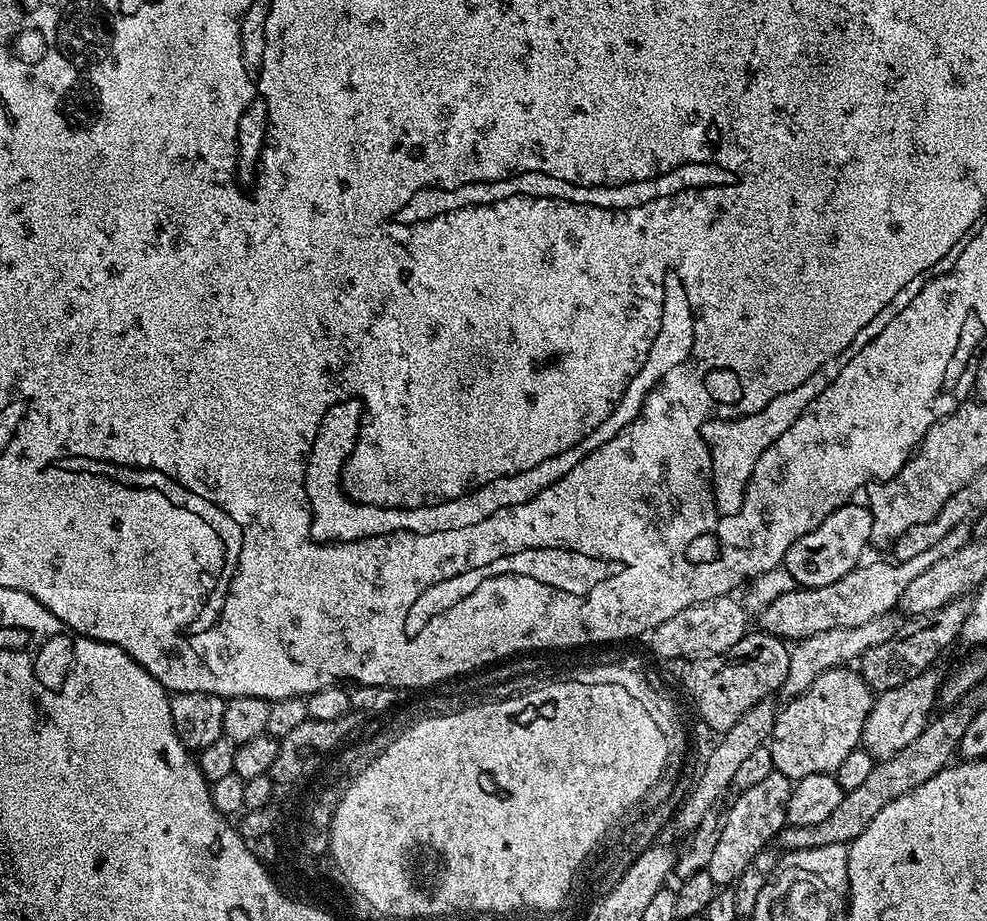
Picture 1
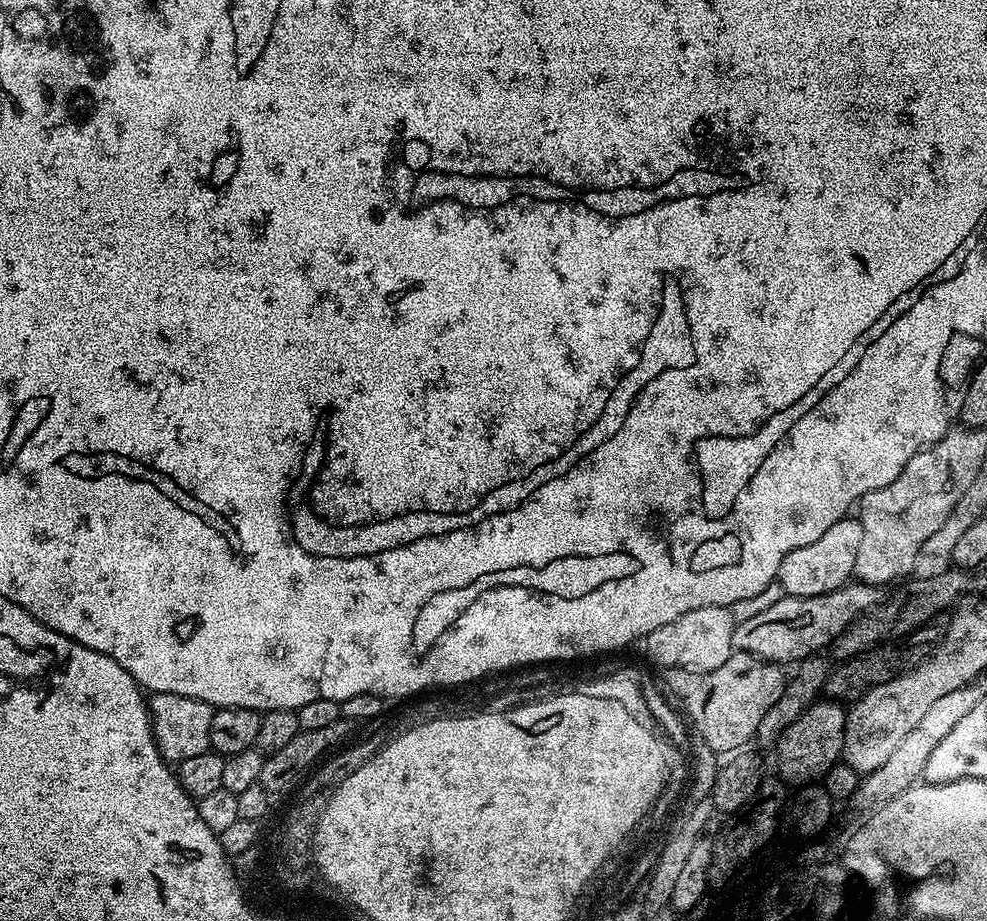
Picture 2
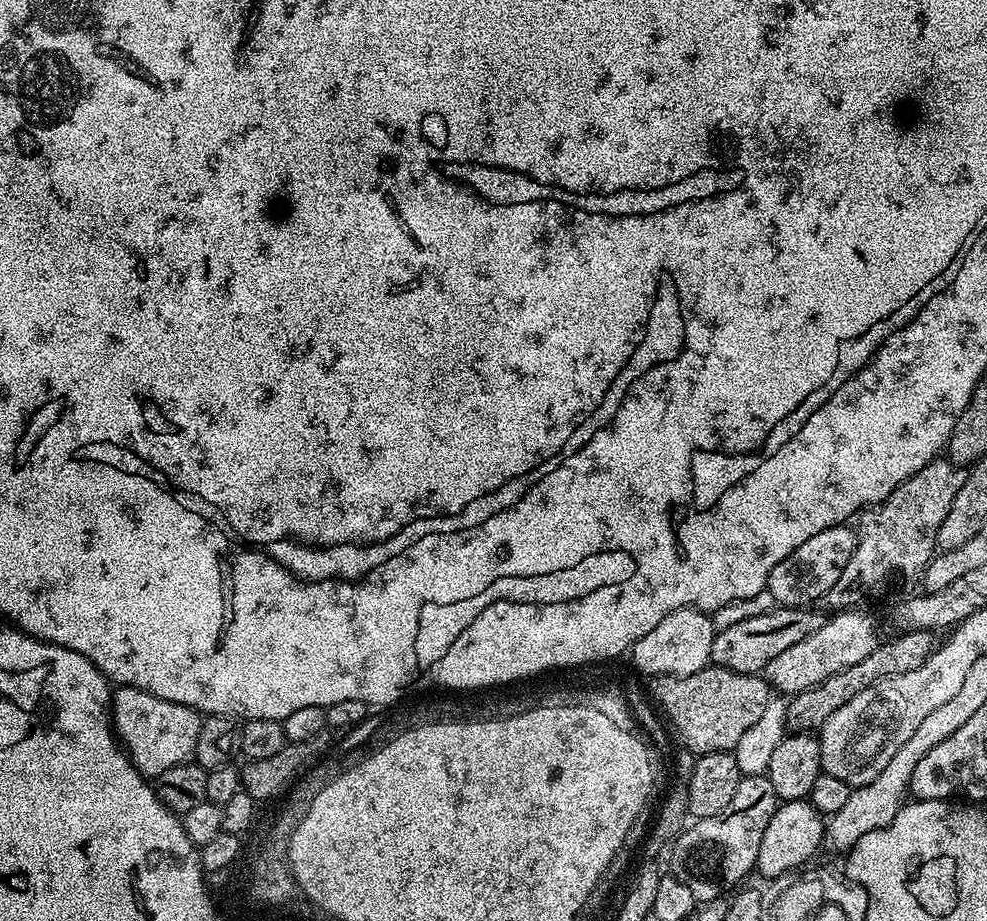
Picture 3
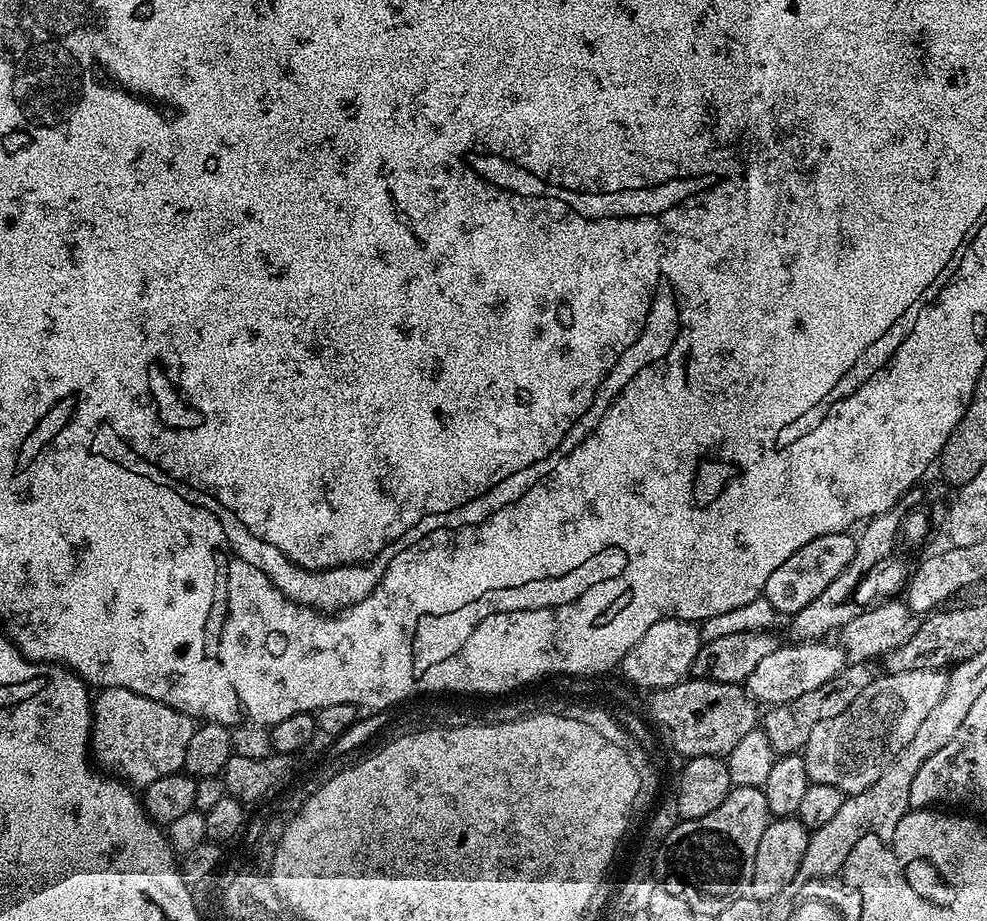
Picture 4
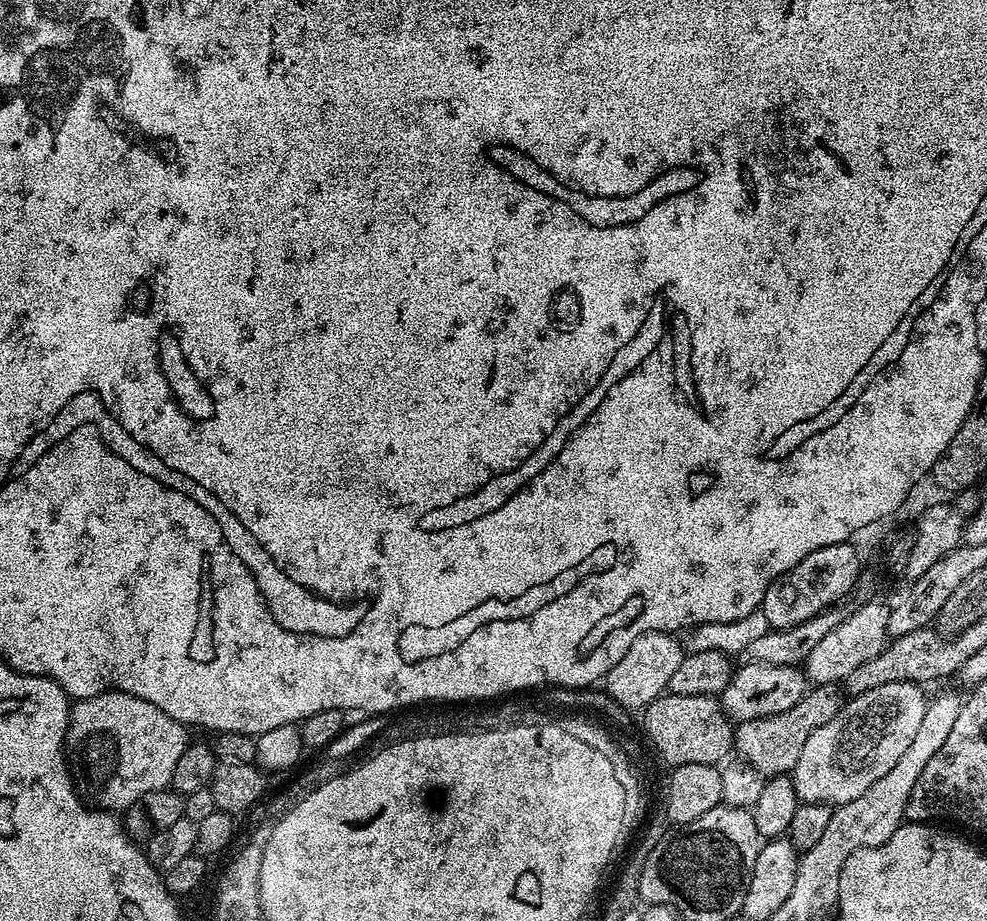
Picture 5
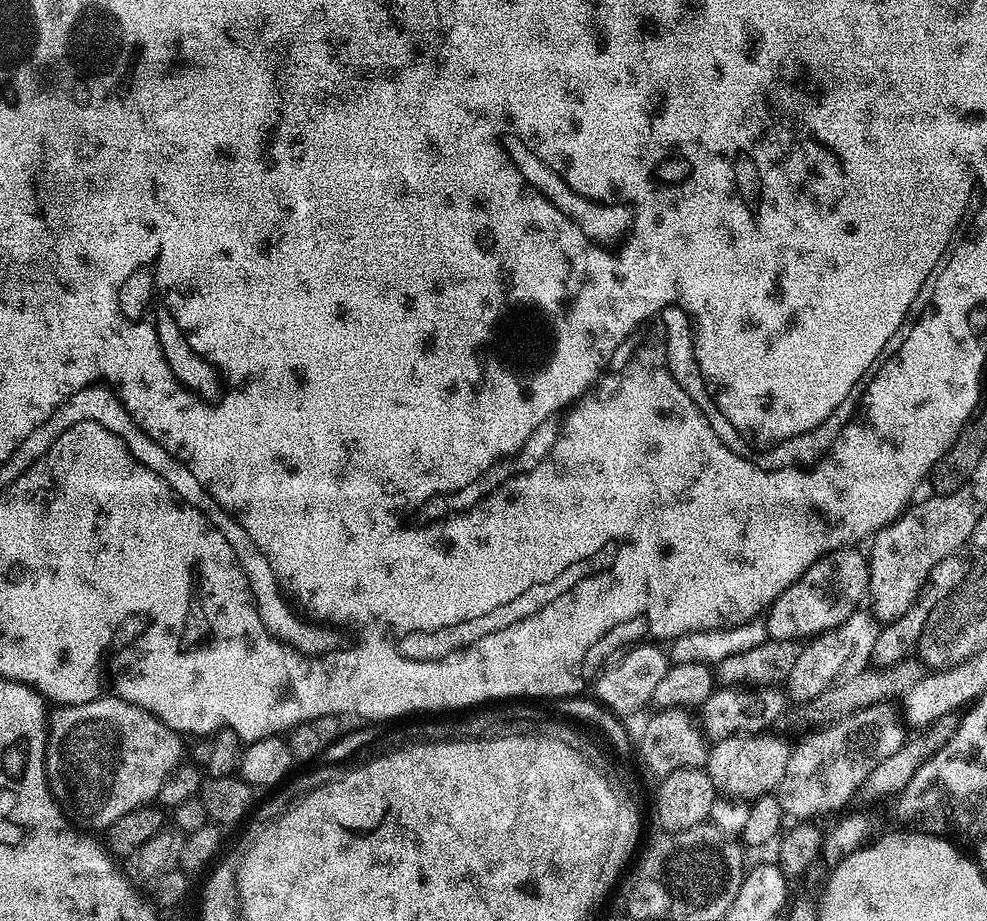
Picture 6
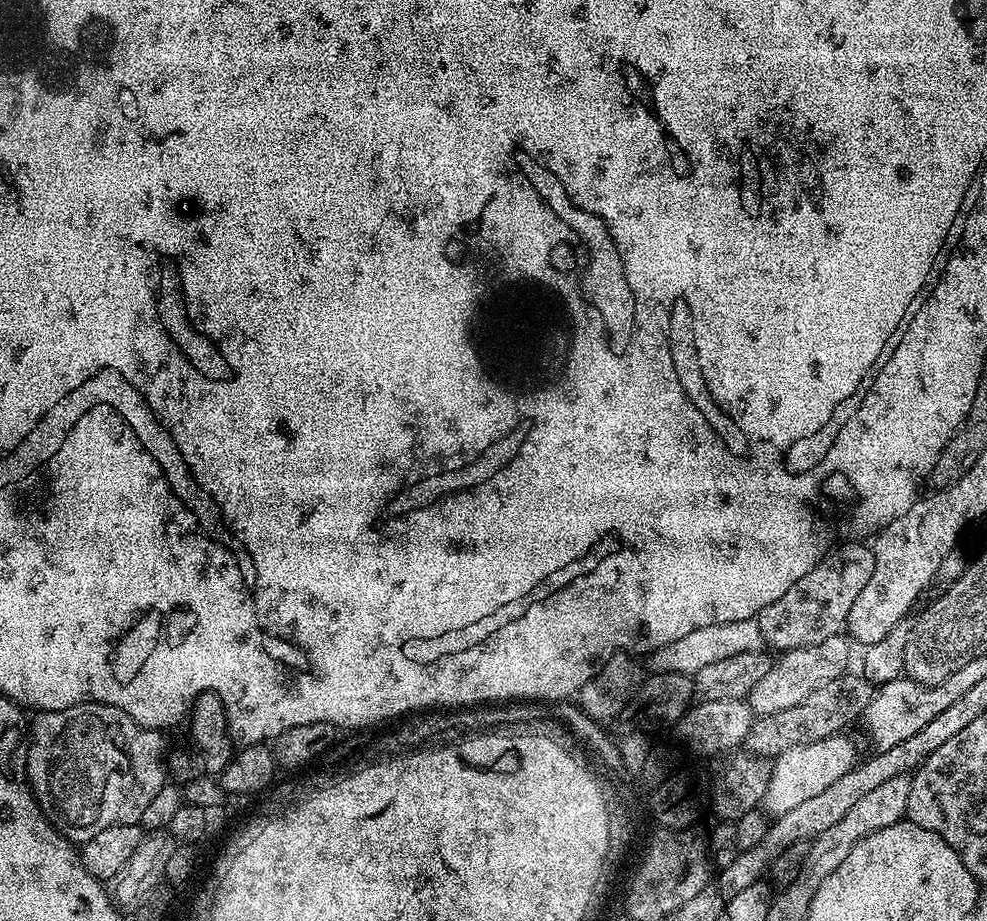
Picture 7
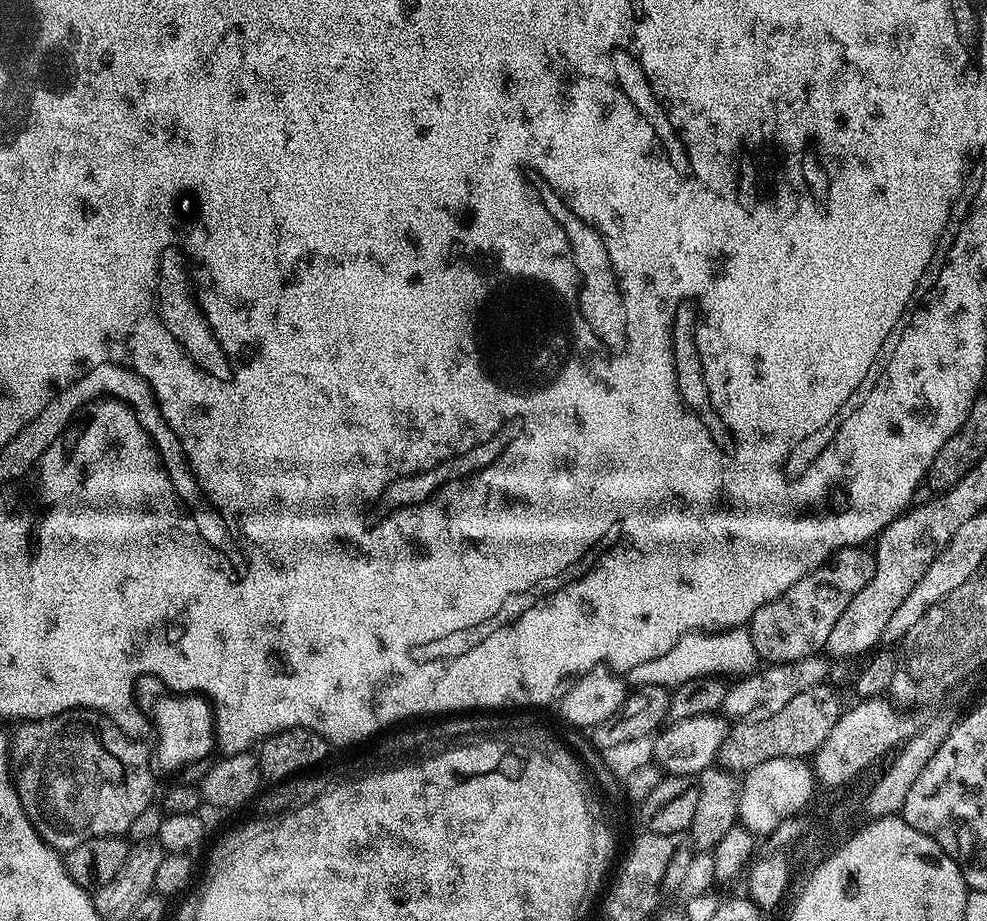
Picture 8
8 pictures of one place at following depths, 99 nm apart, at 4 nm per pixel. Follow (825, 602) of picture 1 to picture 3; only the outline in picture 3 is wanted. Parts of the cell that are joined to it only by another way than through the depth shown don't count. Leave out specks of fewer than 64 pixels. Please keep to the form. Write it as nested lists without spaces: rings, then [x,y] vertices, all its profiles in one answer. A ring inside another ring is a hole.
[[[777,606],[771,612],[760,614],[758,618],[748,618],[729,628],[719,629],[712,643],[711,663],[717,668],[742,674],[763,673],[766,665],[778,658],[782,650],[790,650],[790,646],[802,642],[802,638],[810,638],[810,634],[814,634],[823,626],[825,617],[812,611],[816,610]]]

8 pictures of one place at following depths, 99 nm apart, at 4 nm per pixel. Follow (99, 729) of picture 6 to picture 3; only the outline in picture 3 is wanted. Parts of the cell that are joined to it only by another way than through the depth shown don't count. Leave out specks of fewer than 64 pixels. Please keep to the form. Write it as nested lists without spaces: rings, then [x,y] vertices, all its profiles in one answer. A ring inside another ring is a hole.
[[[120,686],[113,691],[110,711],[116,739],[144,777],[155,778],[170,766],[187,764],[195,757],[202,716],[193,708],[158,698],[141,688]]]

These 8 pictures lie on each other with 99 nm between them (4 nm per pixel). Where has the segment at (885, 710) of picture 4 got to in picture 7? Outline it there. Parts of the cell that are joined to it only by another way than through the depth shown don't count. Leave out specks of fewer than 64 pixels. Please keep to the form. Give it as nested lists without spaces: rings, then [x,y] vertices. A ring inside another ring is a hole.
[[[837,734],[822,742],[810,742],[810,746],[798,746],[794,750],[786,750],[786,754],[771,761],[768,785],[762,799],[763,811],[772,818],[789,813],[803,801],[817,797],[822,790],[829,789],[857,763],[856,744],[848,734]]]

